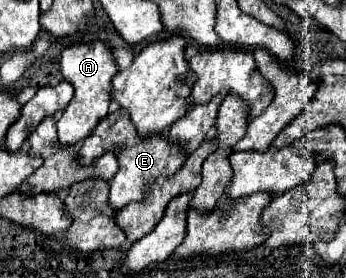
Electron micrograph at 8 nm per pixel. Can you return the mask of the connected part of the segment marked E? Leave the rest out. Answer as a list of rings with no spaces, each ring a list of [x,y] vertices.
[[[124,110],[108,114],[106,118],[100,120],[96,130],[82,142],[82,146],[78,150],[78,164],[90,166],[96,158],[100,158],[102,154],[106,154],[110,150],[116,154],[118,164],[120,164],[120,170],[116,172],[116,176],[110,182],[108,206],[112,210],[122,210],[126,204],[130,204],[134,200],[144,200],[150,192],[150,186],[158,178],[170,178],[172,174],[176,174],[180,170],[180,166],[186,160],[186,156],[176,146],[172,146],[164,134],[152,136],[146,140],[138,138],[138,134],[132,128],[132,122]]]

